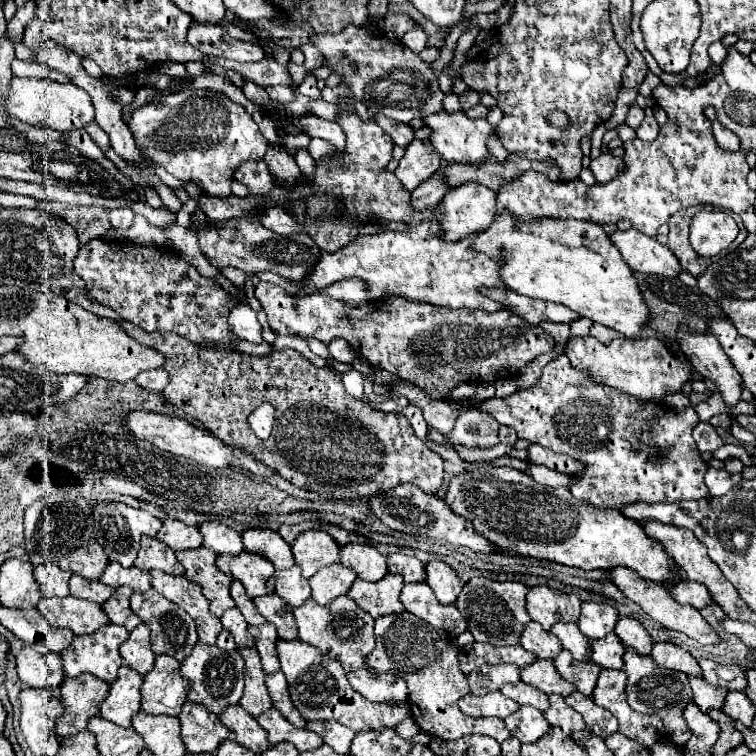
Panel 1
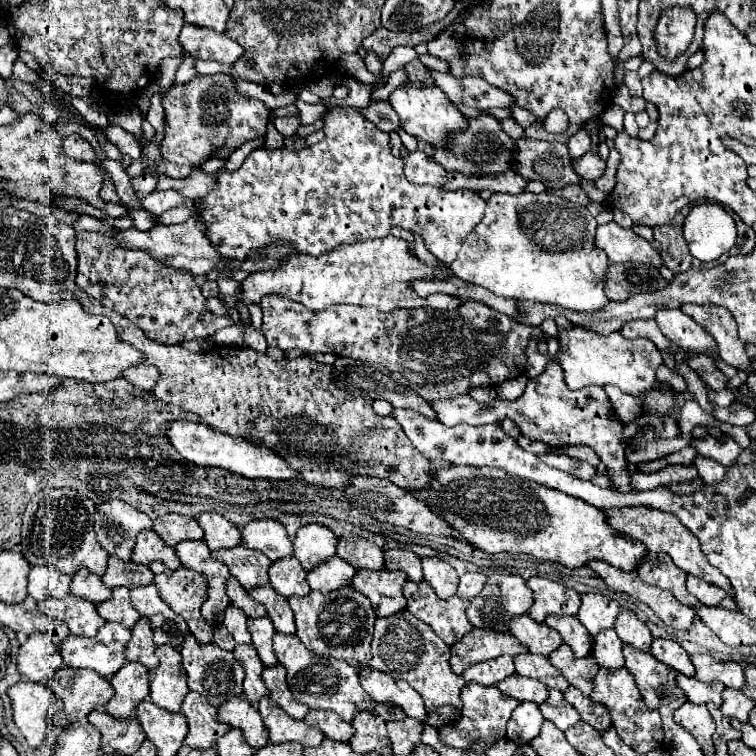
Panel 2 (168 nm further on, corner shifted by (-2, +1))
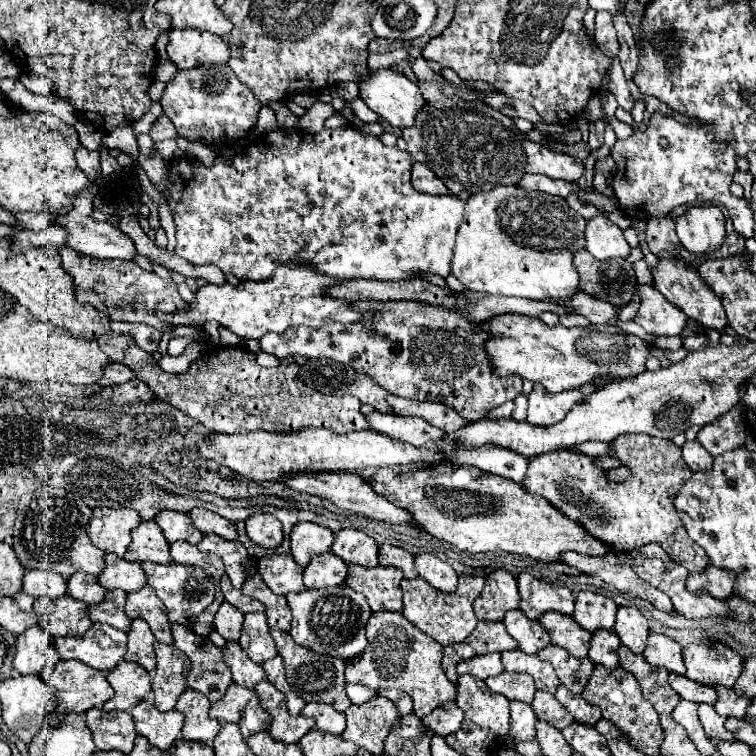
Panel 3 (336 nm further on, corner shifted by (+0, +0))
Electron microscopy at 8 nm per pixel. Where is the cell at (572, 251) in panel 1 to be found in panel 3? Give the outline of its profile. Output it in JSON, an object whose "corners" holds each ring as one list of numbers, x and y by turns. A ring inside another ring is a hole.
{"corners":[[498,186,490,192,480,192,480,194,472,194,468,200,466,200,466,206,464,206,464,220,462,224,458,226,458,234,456,234,456,244,454,244,454,256,452,256,452,262,450,262,450,272,464,284,468,286,470,290,476,290,476,292,488,292,488,294,502,294,502,296,516,296,516,298,530,298,530,300,550,300,550,298,562,298,562,300,568,300,576,290,578,290,578,274,572,266,572,256,578,248,584,248,584,232,586,228,586,218,582,218,576,210,572,210,564,198,556,198,556,196,550,196,550,194,544,194,544,192,538,192,538,190,526,190,526,188,520,188,520,186]]}

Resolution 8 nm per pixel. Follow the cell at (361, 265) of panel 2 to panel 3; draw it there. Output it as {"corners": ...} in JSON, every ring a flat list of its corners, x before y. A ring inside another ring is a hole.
{"corners":[[278,268,270,280,264,282,240,282,236,286,232,284,206,284,196,290,196,298,188,304,184,312,176,314,158,314,162,322,168,322,172,326,194,326,204,328,210,322,216,322,220,328,230,330,242,340,258,340,266,332,284,334,290,328,296,326,308,326,308,328,322,328,322,324,328,322,342,322,352,324,360,318,370,318,372,314,360,314,350,308,350,302,344,300,330,300,322,296,322,290,330,288,330,284,340,284,338,280,326,280,326,276,318,276,316,272,310,272,310,268]]}

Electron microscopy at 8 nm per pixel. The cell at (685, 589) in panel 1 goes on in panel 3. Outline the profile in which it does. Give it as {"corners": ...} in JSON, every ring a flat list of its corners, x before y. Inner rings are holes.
{"corners":[[708,564,706,570,688,574,686,586,690,588,690,592,706,590,706,592,710,592,710,596,714,596,718,600,726,600,728,596,732,596,734,580,736,580,734,572,722,570,722,568,716,568,712,564]]}

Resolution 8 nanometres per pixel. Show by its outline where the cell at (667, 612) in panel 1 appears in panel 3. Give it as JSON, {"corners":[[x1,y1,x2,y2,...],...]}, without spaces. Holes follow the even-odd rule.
{"corners":[[564,552,560,556,560,562,578,568,584,574,600,578,600,580,616,586,620,592,624,592,628,596,638,596,642,600,648,600,660,612,668,612,668,614,674,612,670,598,664,592,656,590,654,586,650,586,642,578,638,578,634,574,634,570,630,570,628,564,622,564,618,560,618,556,612,552,604,554,604,556,586,556,586,554,578,554,578,552]]}

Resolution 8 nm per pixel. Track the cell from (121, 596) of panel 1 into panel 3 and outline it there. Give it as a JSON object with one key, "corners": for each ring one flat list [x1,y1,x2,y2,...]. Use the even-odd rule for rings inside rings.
{"corners":[[108,590,104,600,88,608,88,616,92,622,106,622,122,632,130,630,130,618,124,614,126,594,122,590]]}

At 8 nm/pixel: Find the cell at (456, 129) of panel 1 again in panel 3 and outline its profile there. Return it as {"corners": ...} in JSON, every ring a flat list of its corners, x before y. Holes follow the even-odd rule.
{"corners":[[394,68,386,70,370,70,368,78,362,78,358,82,360,98,366,102,366,106,380,116,380,120,388,122,394,128,406,128,414,124,414,112,422,108,422,94,418,92,418,86,410,82,402,72]]}

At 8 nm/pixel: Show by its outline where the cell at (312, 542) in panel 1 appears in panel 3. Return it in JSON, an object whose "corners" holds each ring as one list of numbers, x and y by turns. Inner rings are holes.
{"corners":[[300,522,290,532,290,550,298,566,306,566,312,556,328,552,334,542,332,530,314,522]]}

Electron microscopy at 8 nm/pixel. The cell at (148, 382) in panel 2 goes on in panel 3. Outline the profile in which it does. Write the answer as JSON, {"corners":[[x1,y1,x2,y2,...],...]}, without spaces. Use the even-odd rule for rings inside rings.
{"corners":[[110,362,110,364,104,368,104,378,106,378,106,382,110,382,110,384,124,384,126,380,134,380,136,376,134,376,134,372,130,372,126,366]]}

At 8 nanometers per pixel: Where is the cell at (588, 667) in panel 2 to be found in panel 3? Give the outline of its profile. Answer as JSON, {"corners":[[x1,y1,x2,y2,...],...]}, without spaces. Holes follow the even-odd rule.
{"corners":[[550,644,538,652,538,658,550,662,560,678,560,684,564,684,570,692,580,694,590,678,590,672,594,670,594,664,590,658,574,658,564,648,558,648,556,644]]}

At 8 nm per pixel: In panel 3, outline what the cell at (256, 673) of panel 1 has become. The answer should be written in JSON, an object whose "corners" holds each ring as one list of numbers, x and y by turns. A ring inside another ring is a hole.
{"corners":[[226,642,222,648,224,662,228,664,232,678,236,684,246,684,246,688,254,688,260,680,266,678,266,672,260,664,252,662,246,652,242,652,238,642]]}

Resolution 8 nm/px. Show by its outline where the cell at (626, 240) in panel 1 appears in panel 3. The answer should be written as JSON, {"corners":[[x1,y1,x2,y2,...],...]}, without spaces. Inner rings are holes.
{"corners":[[598,214,586,222,584,230,586,238,586,250,596,260,606,258,626,258,630,254,630,246,622,234,622,230,610,222,604,214]]}

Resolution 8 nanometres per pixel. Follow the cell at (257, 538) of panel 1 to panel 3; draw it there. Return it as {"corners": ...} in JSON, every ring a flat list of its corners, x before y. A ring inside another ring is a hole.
{"corners":[[254,514,246,520,246,534,262,548,276,548,282,542,282,524,272,514]]}

